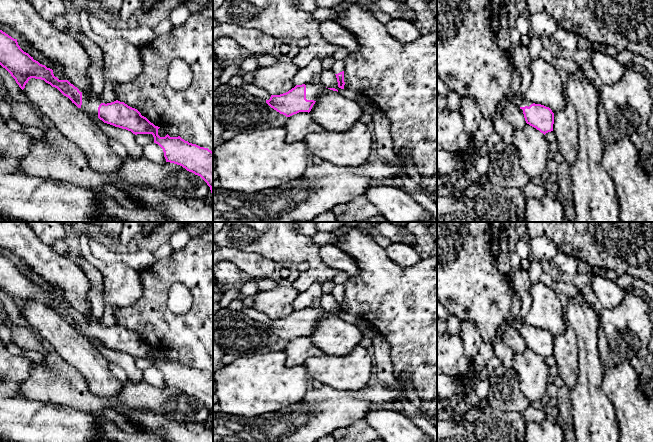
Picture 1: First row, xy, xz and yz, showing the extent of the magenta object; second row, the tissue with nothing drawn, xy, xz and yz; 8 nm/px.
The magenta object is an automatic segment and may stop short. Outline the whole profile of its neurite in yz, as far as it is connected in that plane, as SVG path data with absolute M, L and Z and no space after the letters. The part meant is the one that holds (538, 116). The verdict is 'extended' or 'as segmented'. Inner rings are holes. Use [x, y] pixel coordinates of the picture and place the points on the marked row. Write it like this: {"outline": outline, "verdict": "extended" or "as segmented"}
{"outline": "M524 99L520 109L527 124L536 128L544 135L553 131L554 113L549 107Z", "verdict": "extended"}

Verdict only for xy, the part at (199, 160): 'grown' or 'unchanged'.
grown

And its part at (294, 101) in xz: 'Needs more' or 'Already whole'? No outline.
Needs more

